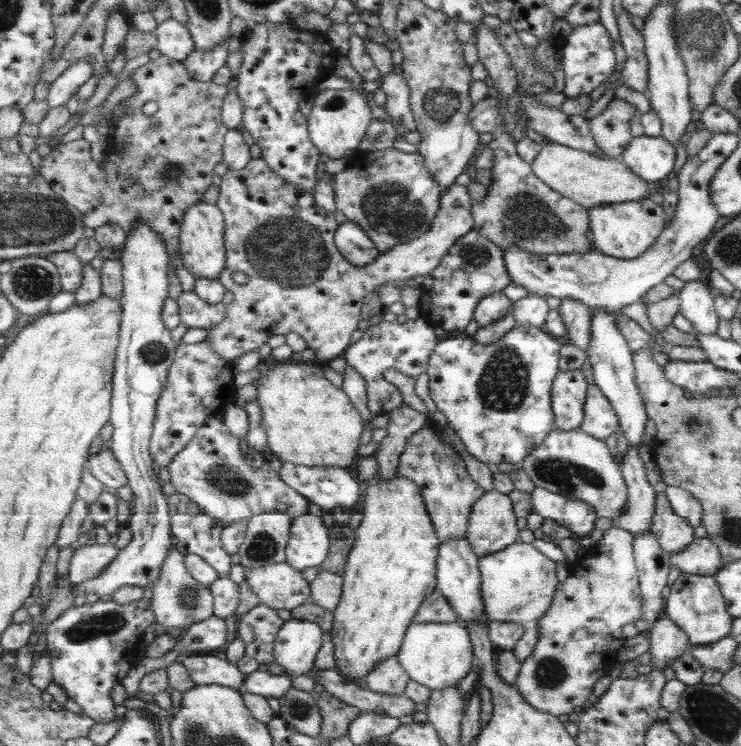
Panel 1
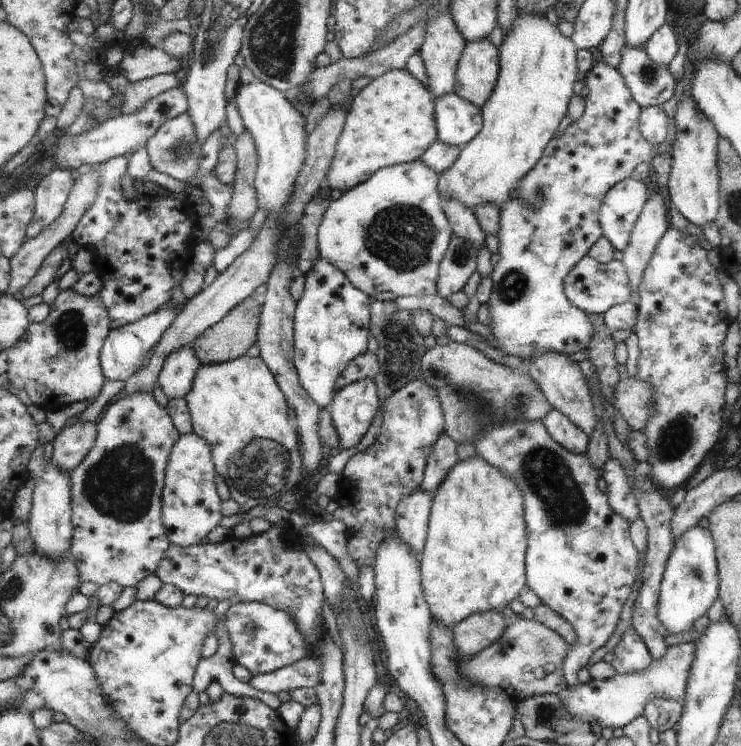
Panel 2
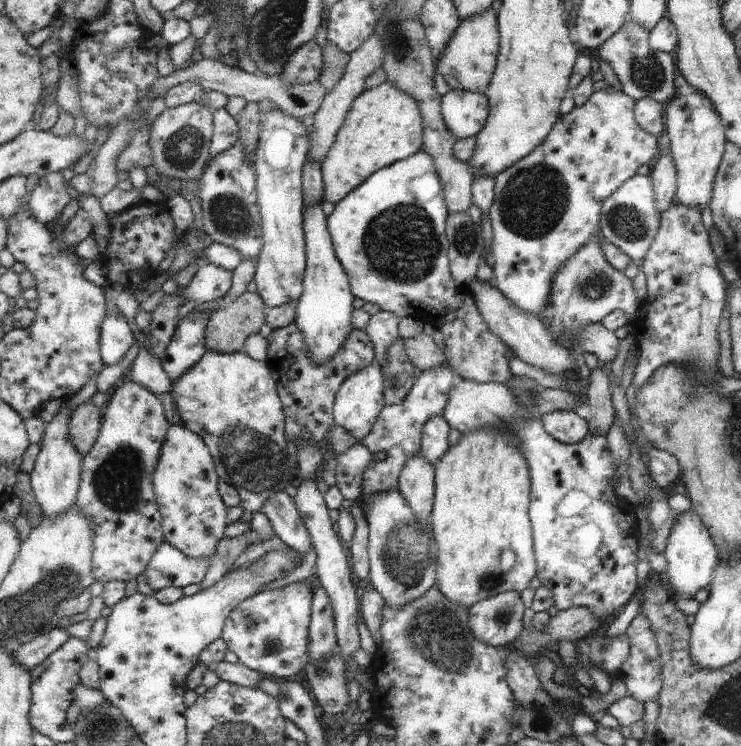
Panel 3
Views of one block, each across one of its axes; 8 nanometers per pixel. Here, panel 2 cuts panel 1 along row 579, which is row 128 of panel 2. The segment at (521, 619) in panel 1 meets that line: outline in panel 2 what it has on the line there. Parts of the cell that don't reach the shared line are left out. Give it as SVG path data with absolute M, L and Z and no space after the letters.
M517 12L509 32L502 34L501 46L501 80L497 80L497 92L493 92L493 100L480 108L483 114L483 126L479 134L468 144L461 147L457 162L439 175L439 192L444 198L459 200L465 208L473 208L477 204L493 204L499 206L512 198L521 178L537 164L541 154L554 132L565 116L567 102L575 80L580 80L577 74L576 51L569 37L559 33L556 25L551 24L544 16L523 14Z

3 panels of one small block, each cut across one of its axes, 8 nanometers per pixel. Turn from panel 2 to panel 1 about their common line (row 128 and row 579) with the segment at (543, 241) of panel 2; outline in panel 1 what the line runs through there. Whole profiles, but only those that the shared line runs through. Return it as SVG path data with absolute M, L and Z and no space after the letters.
M615 526L609 527L604 530L595 545L592 545L586 550L586 552L572 563L566 564L566 570L568 576L560 583L556 584L555 592L553 593L552 599L550 600L549 608L545 609L545 614L536 621L537 624L537 642L533 648L529 657L520 662L518 673L515 678L516 692L524 697L524 701L530 704L533 708L536 708L539 712L546 712L553 716L559 716L559 714L568 715L571 712L580 711L584 708L591 700L591 690L595 682L608 675L609 669L612 668L614 663L614 655L618 652L619 648L623 645L624 638L621 636L621 627L628 623L634 623L639 619L639 612L641 610L641 595L638 589L638 574L635 566L631 541L633 540L633 534L627 532L627 530Z

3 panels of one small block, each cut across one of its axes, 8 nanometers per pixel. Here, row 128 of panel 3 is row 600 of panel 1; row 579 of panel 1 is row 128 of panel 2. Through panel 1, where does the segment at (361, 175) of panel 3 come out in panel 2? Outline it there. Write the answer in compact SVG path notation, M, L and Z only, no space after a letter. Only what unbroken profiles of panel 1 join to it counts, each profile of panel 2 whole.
M407 68L373 79L350 105L326 186L344 193L383 168L420 160L439 138L434 98Z

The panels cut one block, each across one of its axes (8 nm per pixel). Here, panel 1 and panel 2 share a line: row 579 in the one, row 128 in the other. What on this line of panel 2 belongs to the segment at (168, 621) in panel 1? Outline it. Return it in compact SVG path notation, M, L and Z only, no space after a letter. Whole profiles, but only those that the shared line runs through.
M189 112L167 120L167 123L157 130L155 136L152 136L147 144L153 169L183 182L189 182L189 178L197 176L199 162L201 162L199 152L202 148L203 142L197 140L197 130Z

